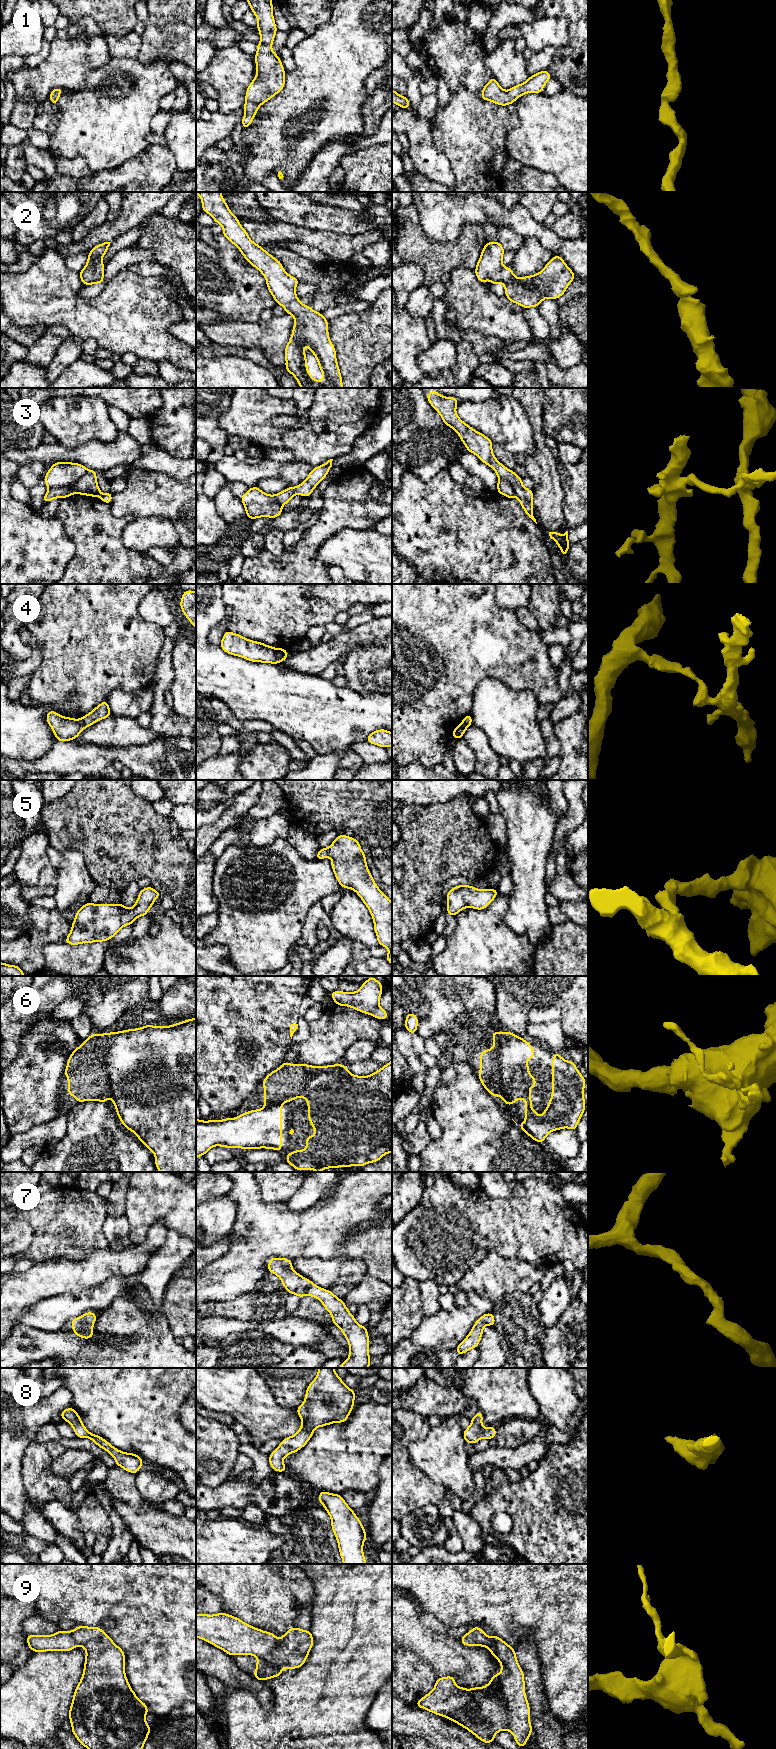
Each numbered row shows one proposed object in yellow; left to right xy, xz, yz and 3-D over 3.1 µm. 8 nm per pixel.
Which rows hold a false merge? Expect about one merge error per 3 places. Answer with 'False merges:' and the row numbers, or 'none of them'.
False merges: 3, 4, 6

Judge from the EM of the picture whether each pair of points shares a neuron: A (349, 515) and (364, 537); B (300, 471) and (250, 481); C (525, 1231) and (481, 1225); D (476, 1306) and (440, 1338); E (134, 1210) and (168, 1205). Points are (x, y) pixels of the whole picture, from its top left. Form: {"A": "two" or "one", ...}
{"A": "two", "B": "one", "C": "one", "D": "one", "E": "one"}

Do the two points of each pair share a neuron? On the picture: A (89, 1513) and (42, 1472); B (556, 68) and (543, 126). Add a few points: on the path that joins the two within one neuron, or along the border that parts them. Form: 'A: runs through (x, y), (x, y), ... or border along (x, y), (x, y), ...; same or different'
A: runs through (76, 1509), (52, 1485); same
B: border along (560, 90), (570, 90), (577, 96); different

